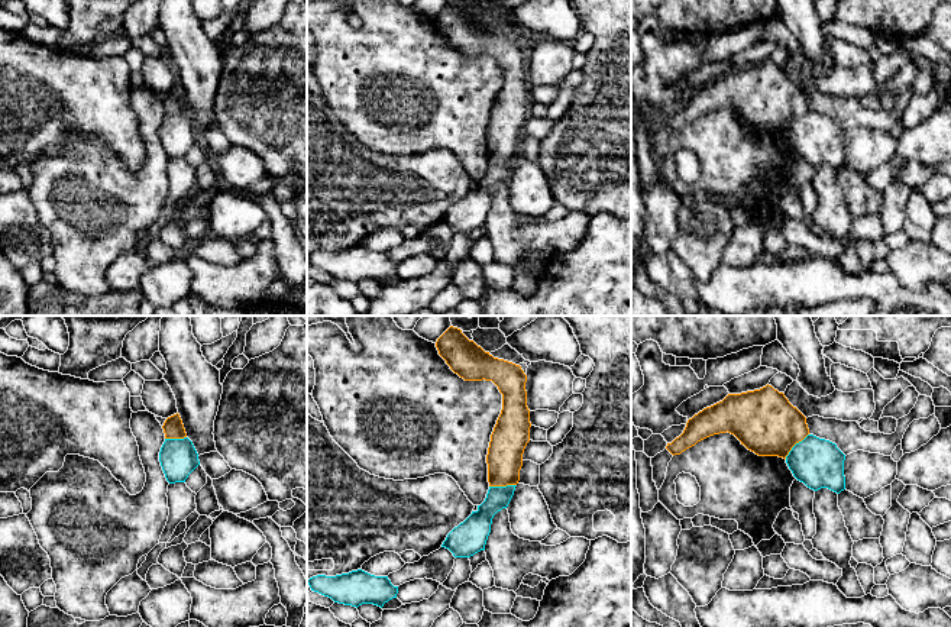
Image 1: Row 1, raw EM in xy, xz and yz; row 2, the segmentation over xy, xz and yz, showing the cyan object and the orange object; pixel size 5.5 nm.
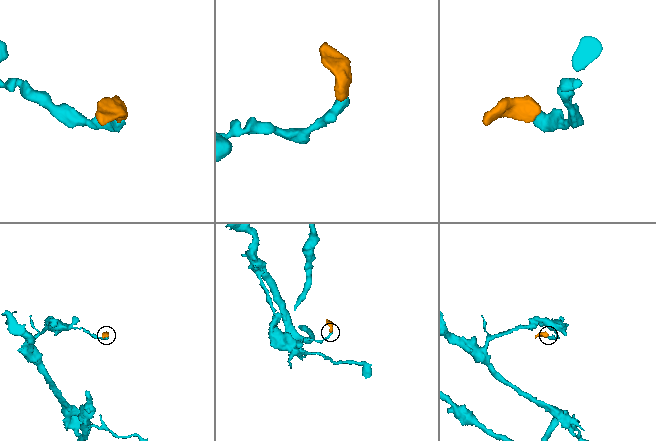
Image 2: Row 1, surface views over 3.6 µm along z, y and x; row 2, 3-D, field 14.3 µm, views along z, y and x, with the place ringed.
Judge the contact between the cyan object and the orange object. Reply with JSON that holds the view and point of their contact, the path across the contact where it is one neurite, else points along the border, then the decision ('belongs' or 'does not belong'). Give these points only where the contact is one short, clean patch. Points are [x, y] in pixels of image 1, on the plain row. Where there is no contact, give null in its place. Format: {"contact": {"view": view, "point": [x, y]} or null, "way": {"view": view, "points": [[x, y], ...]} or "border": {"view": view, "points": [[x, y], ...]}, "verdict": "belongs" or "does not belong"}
{"contact": {"view": "yz", "point": [795, 120]}, "border": {"view": "yz", "points": [[808, 109], [785, 133]]}, "verdict": "does not belong"}

